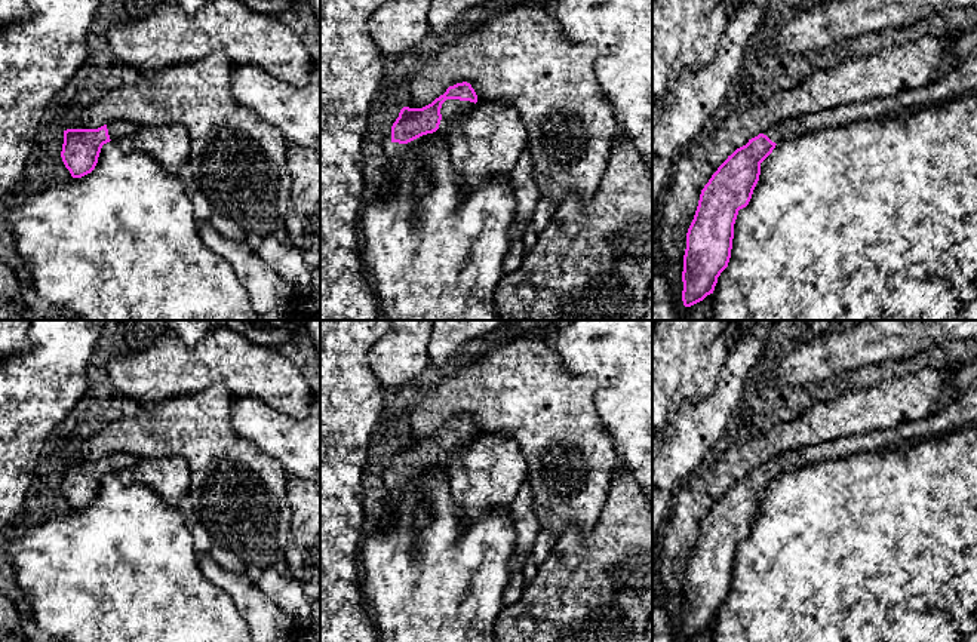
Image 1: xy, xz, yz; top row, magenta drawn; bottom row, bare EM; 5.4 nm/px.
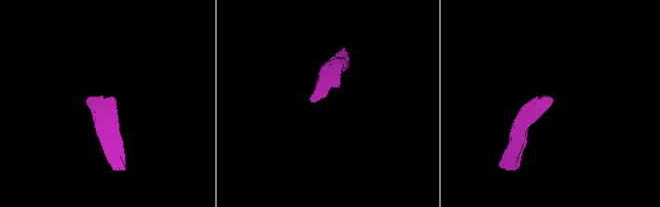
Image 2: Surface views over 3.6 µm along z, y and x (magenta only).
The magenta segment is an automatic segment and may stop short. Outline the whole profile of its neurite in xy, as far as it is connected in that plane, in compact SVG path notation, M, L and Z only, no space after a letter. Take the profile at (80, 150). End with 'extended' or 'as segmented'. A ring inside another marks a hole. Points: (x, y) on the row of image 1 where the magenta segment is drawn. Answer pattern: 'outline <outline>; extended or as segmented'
outline M113 120L98 129L67 129L61 157L73 178L90 173L104 144L133 136L139 126L129 120Z; extended

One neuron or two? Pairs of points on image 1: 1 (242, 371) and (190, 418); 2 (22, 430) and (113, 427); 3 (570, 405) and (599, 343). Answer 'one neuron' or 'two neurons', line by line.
1: two neurons
2: two neurons
3: two neurons

